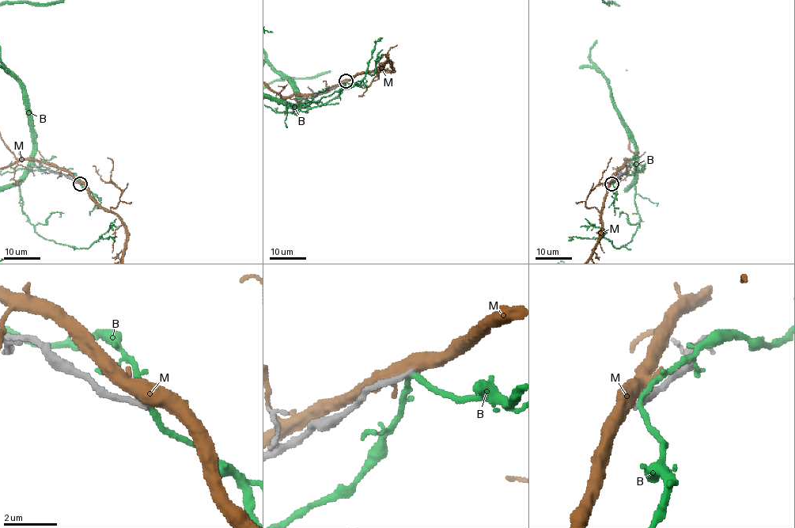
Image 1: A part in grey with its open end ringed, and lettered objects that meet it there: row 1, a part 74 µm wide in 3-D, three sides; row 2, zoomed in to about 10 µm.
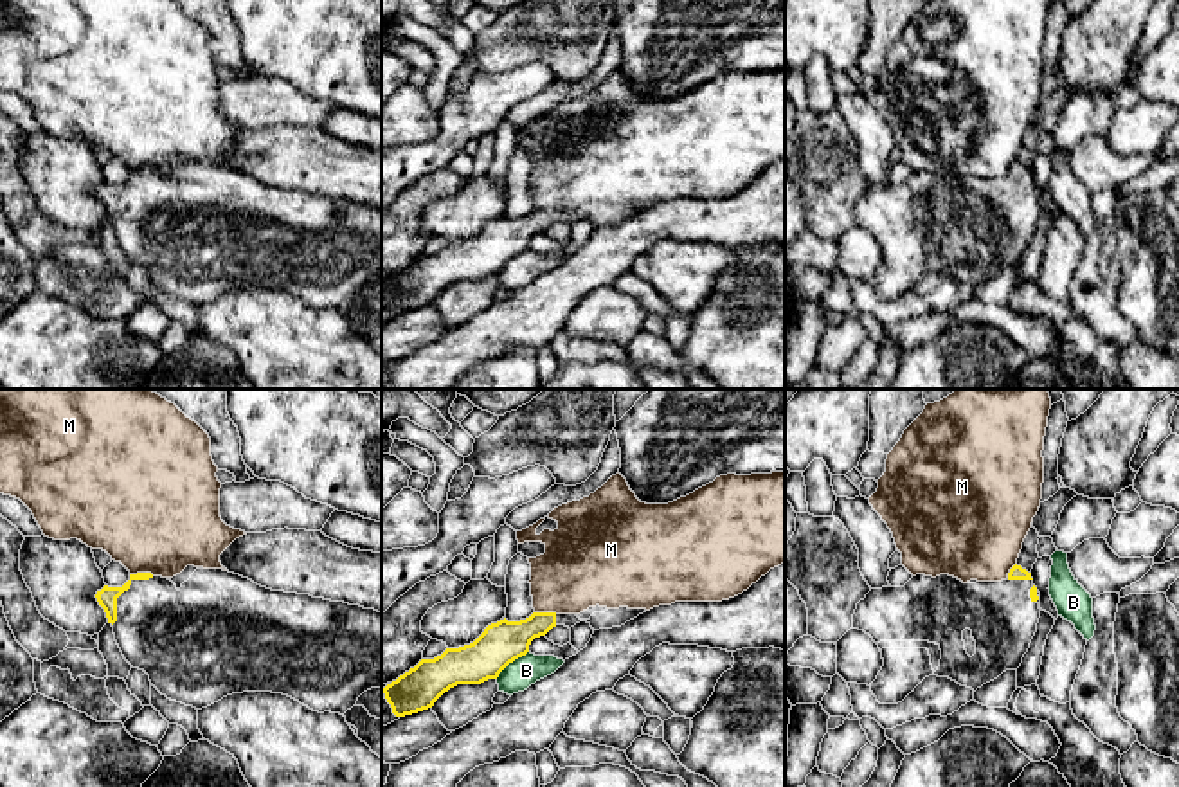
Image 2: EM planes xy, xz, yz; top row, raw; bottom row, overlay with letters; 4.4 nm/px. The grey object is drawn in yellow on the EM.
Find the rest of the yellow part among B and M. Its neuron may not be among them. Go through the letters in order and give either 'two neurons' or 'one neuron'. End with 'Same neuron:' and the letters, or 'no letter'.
B: two neurons
M: two neurons
Same neuron: no letter

